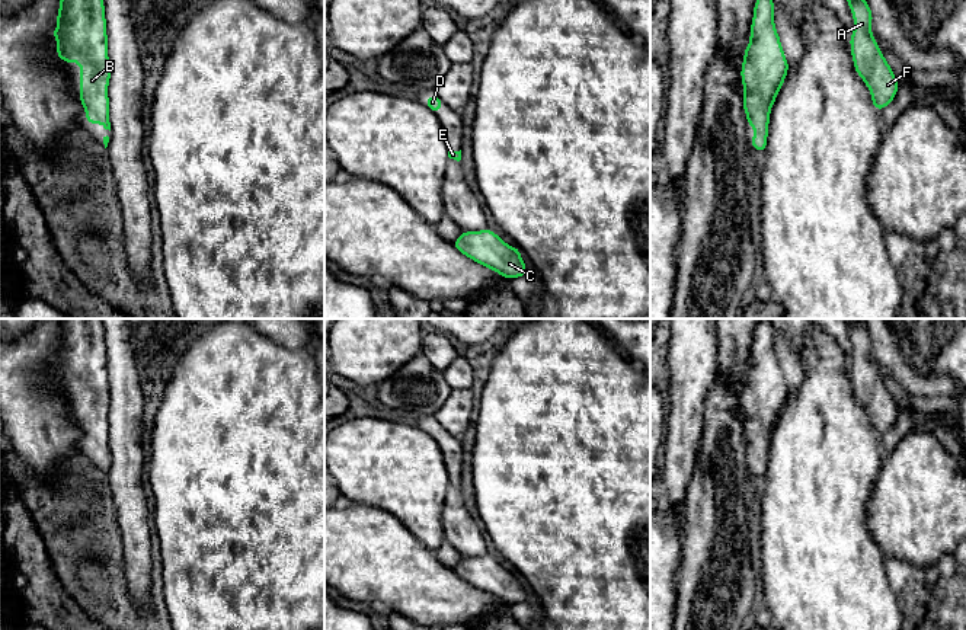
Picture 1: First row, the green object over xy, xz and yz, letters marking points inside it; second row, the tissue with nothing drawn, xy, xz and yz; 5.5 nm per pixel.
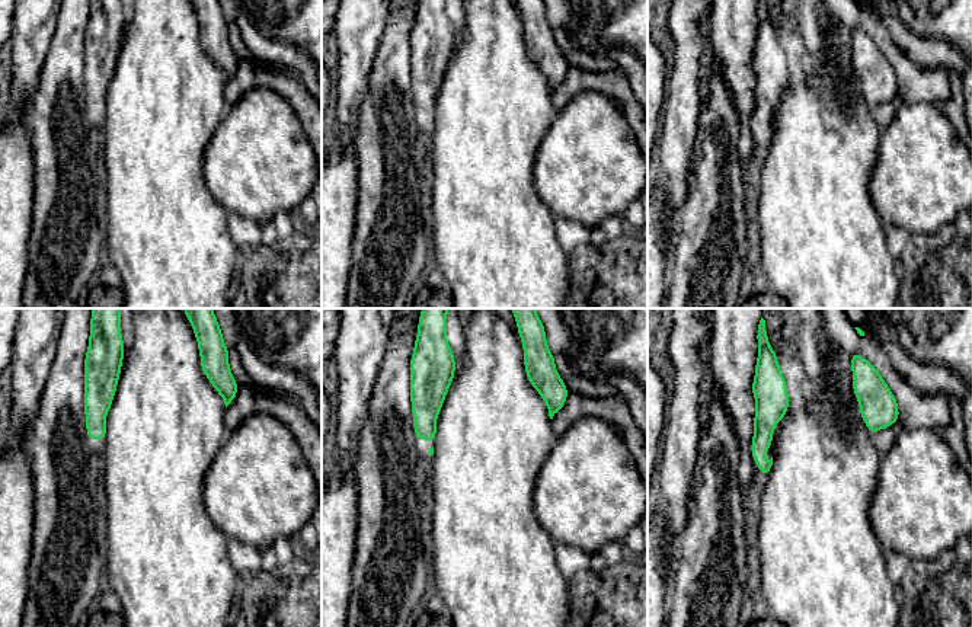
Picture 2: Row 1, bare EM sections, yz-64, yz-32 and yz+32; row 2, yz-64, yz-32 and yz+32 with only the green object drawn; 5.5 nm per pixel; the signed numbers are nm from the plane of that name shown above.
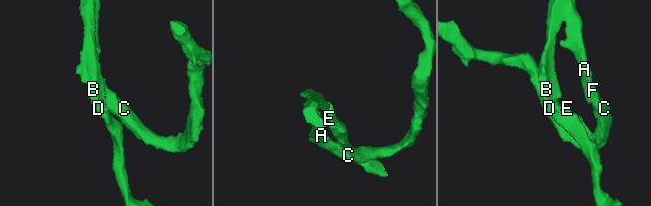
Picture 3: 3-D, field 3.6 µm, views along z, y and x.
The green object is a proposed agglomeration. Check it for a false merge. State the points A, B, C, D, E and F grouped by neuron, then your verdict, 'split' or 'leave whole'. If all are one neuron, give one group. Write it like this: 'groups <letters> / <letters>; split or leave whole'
groups A B C D E F; leave whole

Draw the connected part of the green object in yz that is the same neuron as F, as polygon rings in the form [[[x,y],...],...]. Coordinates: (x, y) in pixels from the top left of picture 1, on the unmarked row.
[[[844,320],[854,343],[854,358],[850,362],[854,394],[869,413],[873,432],[880,438],[893,428],[899,407],[871,359],[873,339],[864,322]]]

